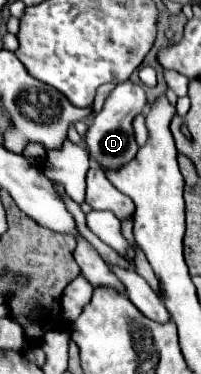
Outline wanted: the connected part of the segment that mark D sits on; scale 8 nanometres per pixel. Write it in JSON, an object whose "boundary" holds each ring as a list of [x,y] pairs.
{"boundary":[[[121,83],[109,93],[103,109],[95,115],[93,125],[89,127],[89,131],[85,135],[85,147],[91,155],[91,159],[97,161],[95,165],[107,167],[107,169],[117,169],[135,157],[137,143],[135,143],[135,133],[133,133],[131,123],[145,109],[145,105],[147,105],[147,95],[141,85]]]}

